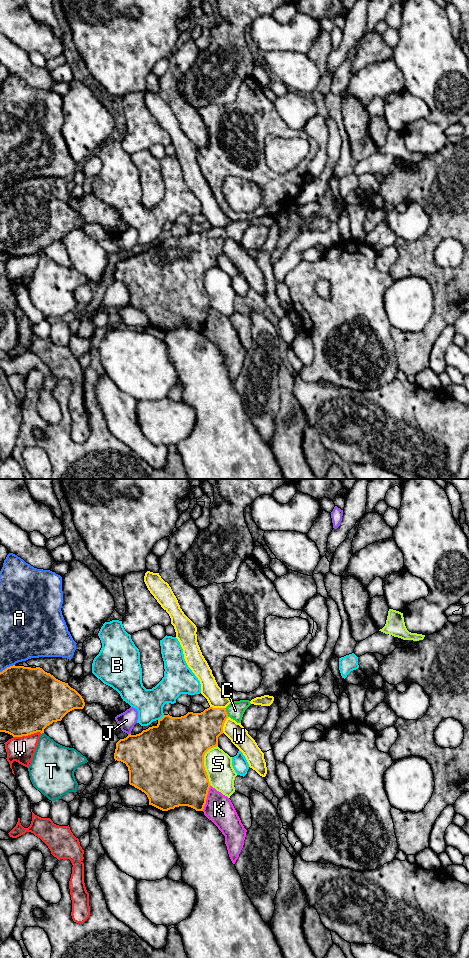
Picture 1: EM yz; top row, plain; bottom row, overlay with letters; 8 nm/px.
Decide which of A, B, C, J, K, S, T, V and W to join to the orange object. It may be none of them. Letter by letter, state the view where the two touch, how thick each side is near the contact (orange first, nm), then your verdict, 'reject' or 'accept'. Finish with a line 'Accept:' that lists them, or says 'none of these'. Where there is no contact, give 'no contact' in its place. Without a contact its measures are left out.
A: yz | 420/340 nm | reject
B: yz | 440/220 nm | reject
C: yz | 280/140 nm | accept
J: yz | 420/140 nm | reject
K: yz | 420/220 nm | reject
S: yz | 500/220 nm | reject
T: yz | 460/300 nm | reject
V: yz | 460/200 nm | reject
W: yz | 340/150 nm | reject
Accept: C

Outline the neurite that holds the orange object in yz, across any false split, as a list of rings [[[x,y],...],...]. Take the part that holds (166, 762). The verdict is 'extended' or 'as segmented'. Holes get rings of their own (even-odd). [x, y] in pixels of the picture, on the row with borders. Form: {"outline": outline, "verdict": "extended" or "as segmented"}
{"outline": [[[249,700],[232,701],[226,708],[209,707],[201,713],[188,712],[181,717],[164,715],[156,726],[136,735],[129,734],[116,743],[115,761],[126,764],[129,784],[144,792],[149,805],[162,811],[188,806],[203,811],[210,782],[204,767],[205,753],[218,746],[218,737],[228,717],[241,723]]], "verdict": "extended"}

